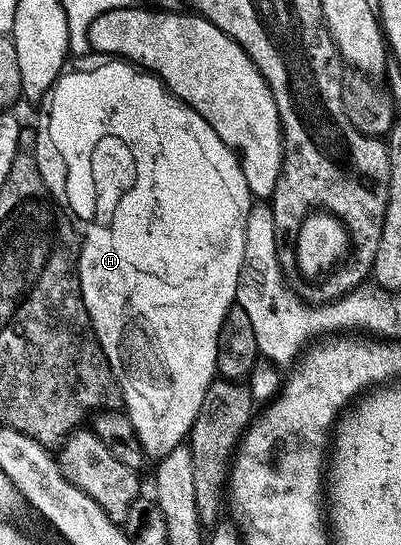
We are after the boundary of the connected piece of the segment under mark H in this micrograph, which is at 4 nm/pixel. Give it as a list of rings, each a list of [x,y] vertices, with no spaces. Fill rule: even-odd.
[[[109,60],[106,63],[106,66],[97,66],[94,70],[81,70],[78,74],[66,73],[44,97],[41,106],[49,113],[43,113],[37,124],[37,159],[39,172],[43,172],[43,180],[53,193],[53,199],[79,223],[79,234],[83,239],[79,263],[81,291],[87,304],[87,312],[91,316],[91,324],[103,352],[107,352],[107,360],[119,380],[121,391],[125,393],[123,406],[134,425],[144,453],[150,459],[153,457],[154,460],[160,460],[175,448],[186,445],[195,424],[195,416],[199,416],[199,408],[203,408],[207,392],[218,381],[219,336],[230,310],[237,305],[239,276],[245,263],[249,211],[253,209],[255,199],[249,191],[241,159],[230,146],[223,144],[215,128],[211,128],[211,124],[207,124],[207,120],[199,116],[199,112],[176,98],[154,74],[120,60]]]

